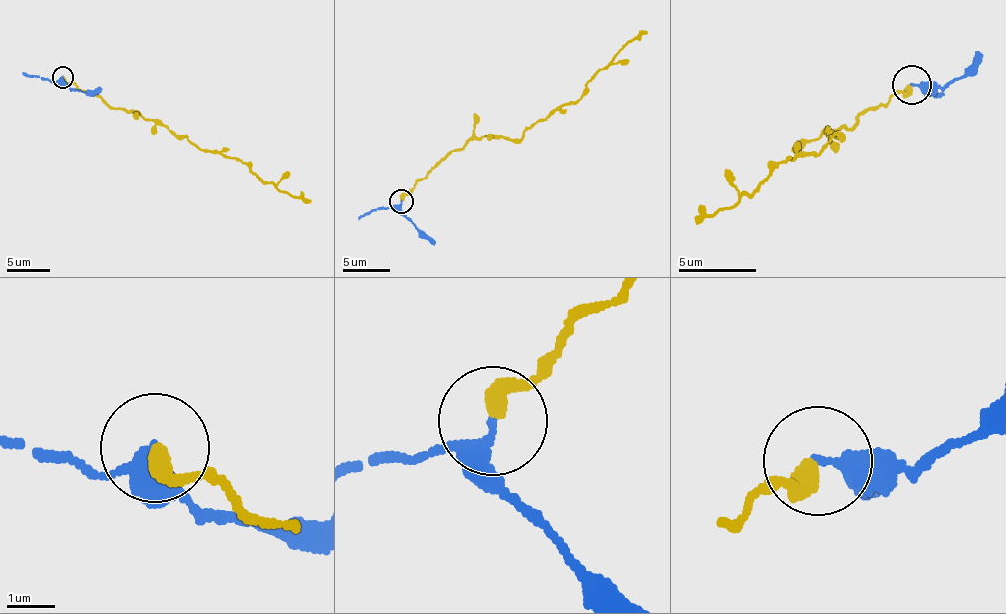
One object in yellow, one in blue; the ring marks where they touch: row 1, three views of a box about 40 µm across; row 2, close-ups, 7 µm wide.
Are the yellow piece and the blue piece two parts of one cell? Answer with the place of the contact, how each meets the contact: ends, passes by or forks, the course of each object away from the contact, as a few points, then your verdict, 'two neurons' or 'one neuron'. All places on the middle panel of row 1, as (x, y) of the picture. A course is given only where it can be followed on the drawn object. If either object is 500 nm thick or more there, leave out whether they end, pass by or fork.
place (401, 201); yellow ends; blue passes by; course yellow (400, 200), (470, 139), (518, 141), (556, 109), (577, 103), (600, 70), (647, 31); course blue (400, 200), (400, 213), (436, 242); one neuron

